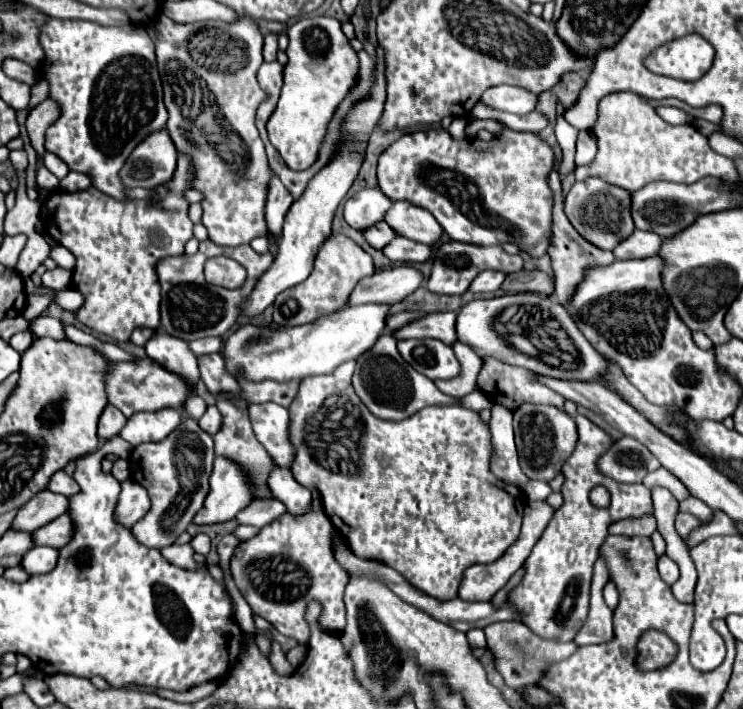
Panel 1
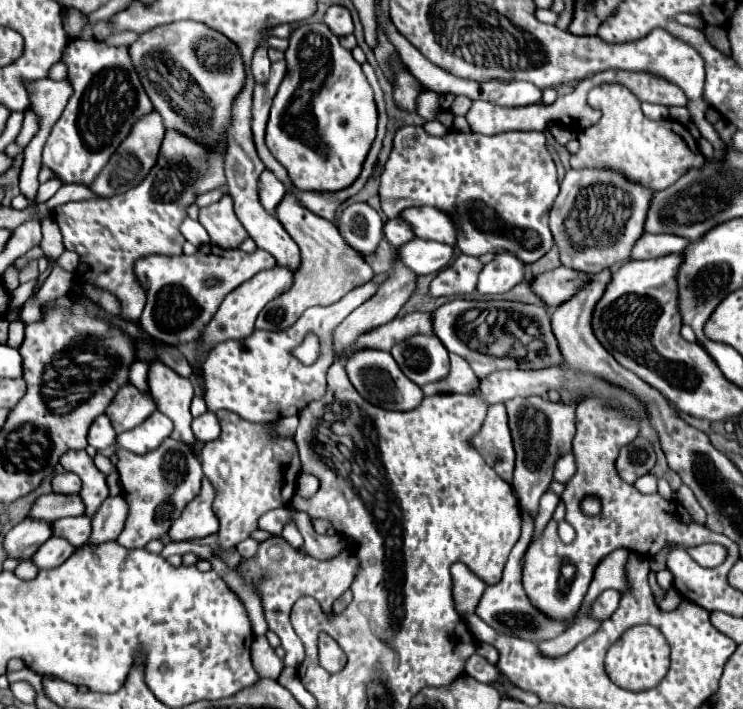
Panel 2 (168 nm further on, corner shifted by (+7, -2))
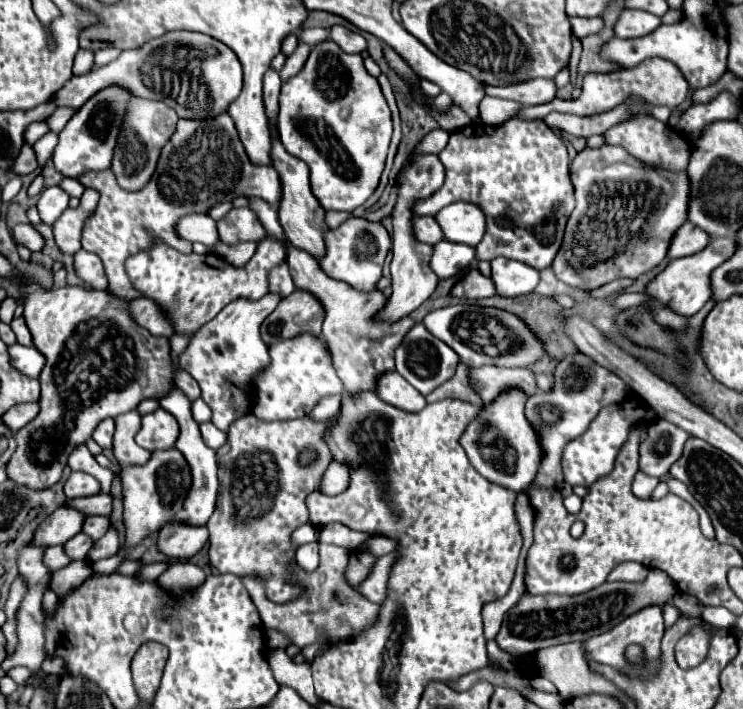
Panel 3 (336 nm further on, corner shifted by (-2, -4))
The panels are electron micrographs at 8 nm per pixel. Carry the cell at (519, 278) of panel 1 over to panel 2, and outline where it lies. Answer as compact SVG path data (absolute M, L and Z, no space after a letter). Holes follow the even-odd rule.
M558 267L554 271L542 273L536 279L532 279L532 289L548 307L558 307L568 299L572 299L588 283L590 277L586 277L584 273Z

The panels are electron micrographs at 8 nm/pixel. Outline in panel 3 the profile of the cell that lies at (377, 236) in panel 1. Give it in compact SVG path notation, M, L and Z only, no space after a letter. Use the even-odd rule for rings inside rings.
M413 217L413 235L421 243L429 243L429 245L435 245L443 239L441 227L433 217Z

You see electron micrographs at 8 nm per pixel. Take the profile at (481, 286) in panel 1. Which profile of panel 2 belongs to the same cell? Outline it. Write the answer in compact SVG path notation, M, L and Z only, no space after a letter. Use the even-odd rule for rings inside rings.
M498 253L490 263L484 265L478 281L482 295L506 293L524 279L524 263L512 253Z

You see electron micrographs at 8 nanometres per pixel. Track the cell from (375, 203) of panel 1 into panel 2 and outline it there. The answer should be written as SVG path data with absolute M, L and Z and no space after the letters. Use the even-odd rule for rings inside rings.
M368 203L348 205L338 219L338 231L360 257L372 255L384 237L382 219Z

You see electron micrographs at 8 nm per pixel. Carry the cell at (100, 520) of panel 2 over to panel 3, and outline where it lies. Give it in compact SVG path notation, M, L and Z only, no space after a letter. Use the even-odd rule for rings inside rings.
M111 523L109 525L109 531L93 543L89 555L87 555L87 561L97 561L97 559L103 559L103 557L111 557L115 555L119 549L119 533L117 533L117 527Z

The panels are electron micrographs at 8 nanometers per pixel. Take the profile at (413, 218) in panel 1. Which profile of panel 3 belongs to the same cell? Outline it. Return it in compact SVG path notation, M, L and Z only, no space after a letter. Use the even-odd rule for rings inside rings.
M457 201L449 207L443 207L435 219L447 241L475 247L483 239L485 215L473 203Z

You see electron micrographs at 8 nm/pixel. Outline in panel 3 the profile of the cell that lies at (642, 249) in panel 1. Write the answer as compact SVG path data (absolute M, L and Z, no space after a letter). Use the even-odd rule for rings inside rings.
M685 223L673 235L671 245L669 245L669 251L667 251L667 257L669 259L679 259L679 257L695 255L695 253L699 253L701 249L707 247L709 239L711 237L705 235L705 231L701 231L699 227L691 225L691 223Z

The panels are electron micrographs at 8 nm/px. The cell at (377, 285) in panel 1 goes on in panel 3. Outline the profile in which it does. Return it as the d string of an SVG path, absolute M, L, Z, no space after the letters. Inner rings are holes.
M305 331L305 335L273 343L273 347L269 347L269 357L269 367L253 377L255 399L251 413L261 421L307 417L311 409L319 403L319 399L323 399L325 395L339 395L345 391L333 367L329 345L319 335L309 335Z

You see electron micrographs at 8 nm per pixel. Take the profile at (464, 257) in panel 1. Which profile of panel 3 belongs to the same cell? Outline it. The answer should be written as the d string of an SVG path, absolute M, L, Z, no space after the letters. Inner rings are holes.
M471 267L453 285L451 295L461 297L461 299L483 299L483 297L495 295L495 285L489 277L481 275L481 271L477 271L477 267Z

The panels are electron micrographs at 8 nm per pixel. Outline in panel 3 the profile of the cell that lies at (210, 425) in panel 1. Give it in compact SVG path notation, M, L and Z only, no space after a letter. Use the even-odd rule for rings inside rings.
M201 423L201 435L203 435L205 443L211 449L215 449L215 451L227 441L227 433L225 431L219 431L217 427L213 427L213 423Z

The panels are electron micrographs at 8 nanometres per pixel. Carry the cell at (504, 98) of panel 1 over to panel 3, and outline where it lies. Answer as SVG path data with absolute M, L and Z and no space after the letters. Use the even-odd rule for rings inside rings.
M531 79L525 83L513 83L513 85L505 85L505 87L493 87L493 85L483 85L485 87L485 95L489 97L499 97L499 99L509 99L521 105L541 105L541 103L549 103L555 93L557 87L551 79Z

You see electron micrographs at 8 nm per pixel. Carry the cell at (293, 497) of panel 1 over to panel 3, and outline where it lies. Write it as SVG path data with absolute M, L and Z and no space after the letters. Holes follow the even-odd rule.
M307 543L307 545L299 545L297 547L297 555L295 555L297 563L305 569L305 571L313 571L319 563L319 555L317 555L317 545L315 543Z

